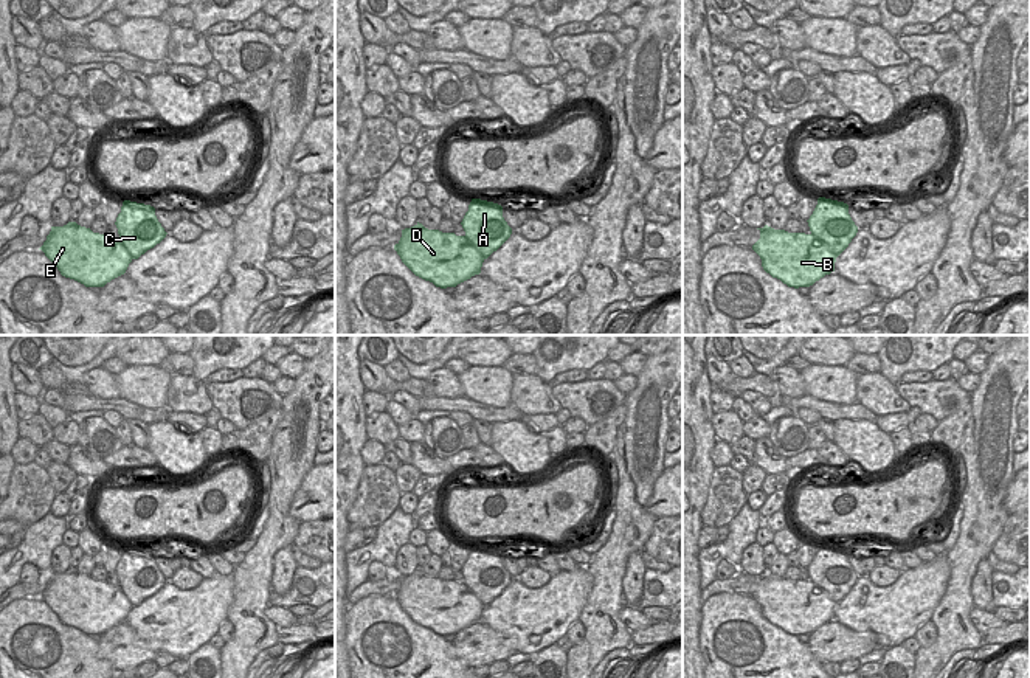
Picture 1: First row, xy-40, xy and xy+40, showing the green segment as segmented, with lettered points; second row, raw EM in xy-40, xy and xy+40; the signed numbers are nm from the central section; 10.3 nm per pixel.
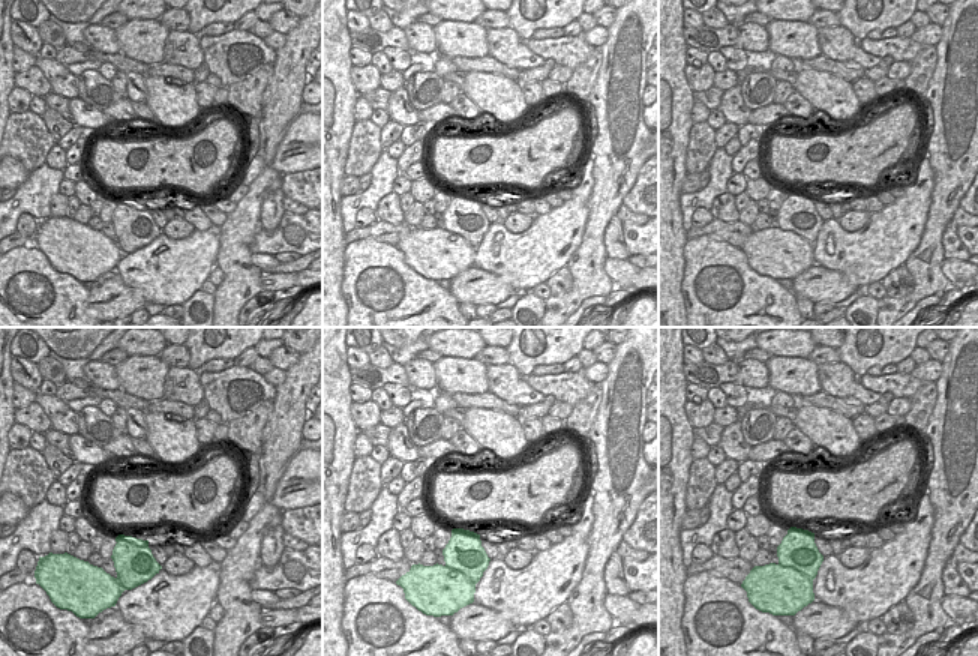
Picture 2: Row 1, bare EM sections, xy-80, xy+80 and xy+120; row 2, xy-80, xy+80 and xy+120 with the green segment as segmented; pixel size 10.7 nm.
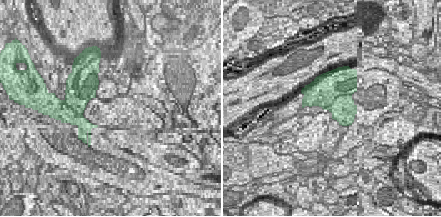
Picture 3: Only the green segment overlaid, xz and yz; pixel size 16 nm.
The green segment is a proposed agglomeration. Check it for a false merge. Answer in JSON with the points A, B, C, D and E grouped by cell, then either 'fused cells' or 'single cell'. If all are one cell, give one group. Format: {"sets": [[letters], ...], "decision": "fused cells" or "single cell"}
{"sets": [["A", "C"], ["B", "D", "E"]], "decision": "fused cells"}

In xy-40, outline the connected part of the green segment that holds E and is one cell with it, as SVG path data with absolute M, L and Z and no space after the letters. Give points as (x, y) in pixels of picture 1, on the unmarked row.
M76 569L51 574L39 596L57 614L62 624L85 635L104 635L126 621L132 602L121 586L93 580Z

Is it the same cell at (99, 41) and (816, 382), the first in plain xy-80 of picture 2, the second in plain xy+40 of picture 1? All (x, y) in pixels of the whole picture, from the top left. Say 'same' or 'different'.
different

